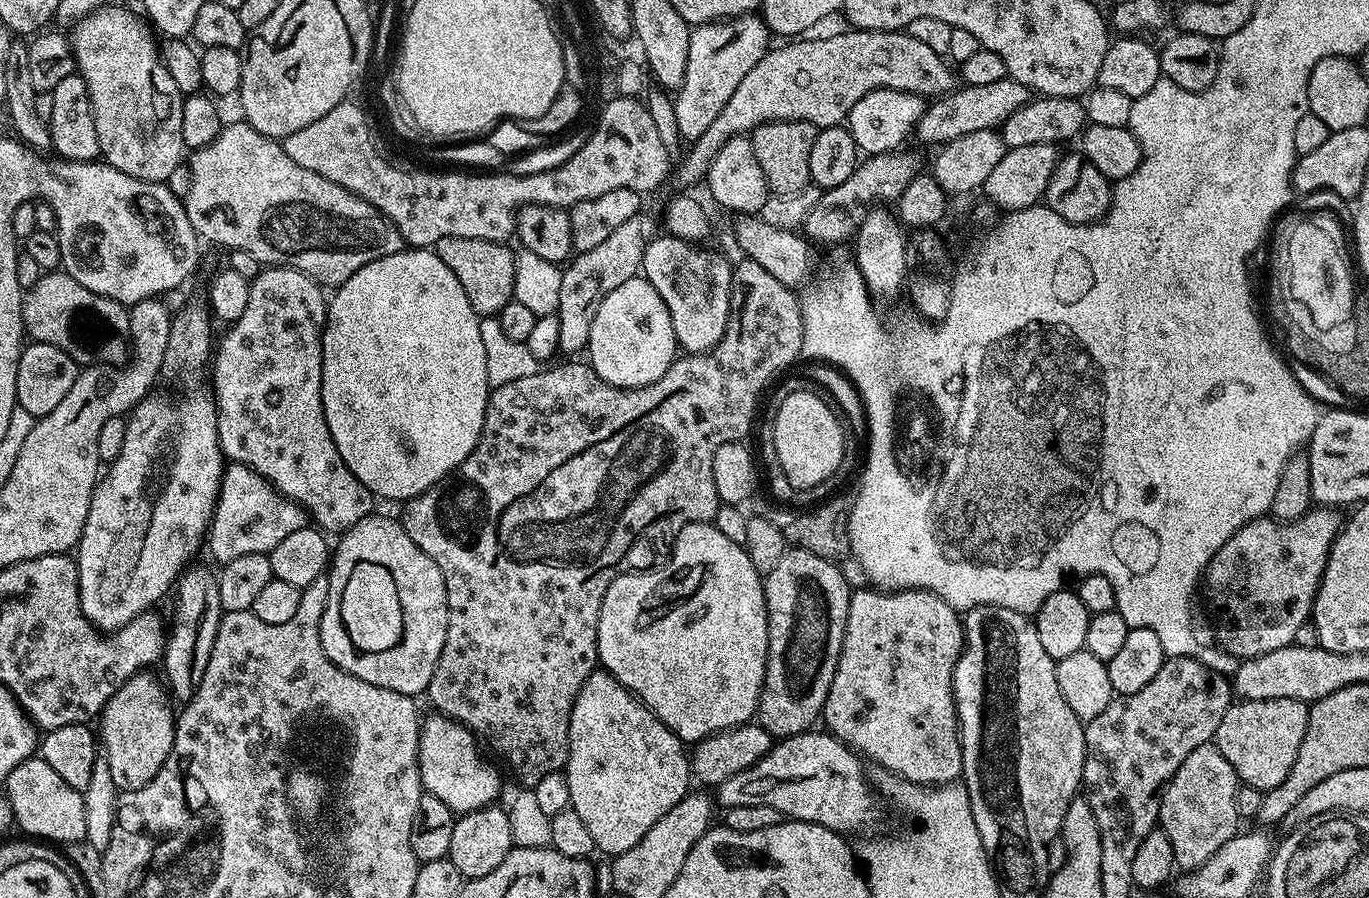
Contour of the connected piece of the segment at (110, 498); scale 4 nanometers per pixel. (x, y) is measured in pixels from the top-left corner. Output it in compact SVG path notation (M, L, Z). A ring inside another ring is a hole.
M200 394L189 395L192 396L189 400L180 400L177 404L171 404L168 400L152 400L153 398L141 400L127 417L128 429L126 430L126 440L122 442L122 454L118 454L118 458L113 464L107 465L106 475L96 481L90 510L86 514L86 526L80 535L80 543L74 549L74 559L78 570L82 614L93 626L105 634L117 632L122 626L126 626L126 622L138 618L138 614L155 609L156 603L163 598L167 590L169 593L169 590L175 585L180 573L189 567L190 561L193 559L191 556L200 548L200 535L203 537L209 531L216 500L219 498L220 481L225 471L226 457L220 448L215 403L207 395L205 395L206 397L196 395ZM160 471L164 471L164 480L156 480L160 476Z

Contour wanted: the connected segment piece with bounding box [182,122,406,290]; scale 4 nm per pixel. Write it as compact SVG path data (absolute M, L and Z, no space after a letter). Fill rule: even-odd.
M246 122L239 123L225 123L214 138L214 142L195 149L191 153L192 160L190 156L190 163L188 164L188 169L190 170L190 190L182 198L182 203L186 214L190 218L190 226L194 226L194 230L201 241L208 243L209 240L212 244L221 244L224 250L233 248L246 250L246 254L254 254L254 258L258 258L258 262L262 266L293 268L302 274L306 274L311 280L315 280L317 284L328 290L339 288L341 284L346 282L346 278L350 278L350 274L362 270L362 266L366 266L370 262L378 262L378 258L386 258L390 254L398 254L405 251L406 245L402 234L398 234L396 227L377 208L370 206L368 201L354 195L352 192L346 191L342 186L338 186L338 182L330 182L330 178L322 178L322 174L314 174L314 170L306 170L306 166L298 166L298 162L294 162L294 158L290 158L290 154L286 154L281 141L262 135L261 132L254 130Z

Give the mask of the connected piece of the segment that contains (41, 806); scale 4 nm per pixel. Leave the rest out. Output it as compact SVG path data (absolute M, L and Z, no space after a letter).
M33 758L14 766L6 785L6 795L10 806L14 810L15 827L17 829L21 828L24 832L29 832L29 834L24 833L29 837L39 838L44 842L57 840L61 846L86 841L86 806L84 805L83 791L74 786L69 786L51 766L46 766L44 760Z

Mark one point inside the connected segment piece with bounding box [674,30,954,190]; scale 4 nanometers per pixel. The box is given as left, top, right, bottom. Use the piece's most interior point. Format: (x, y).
(818, 81)

